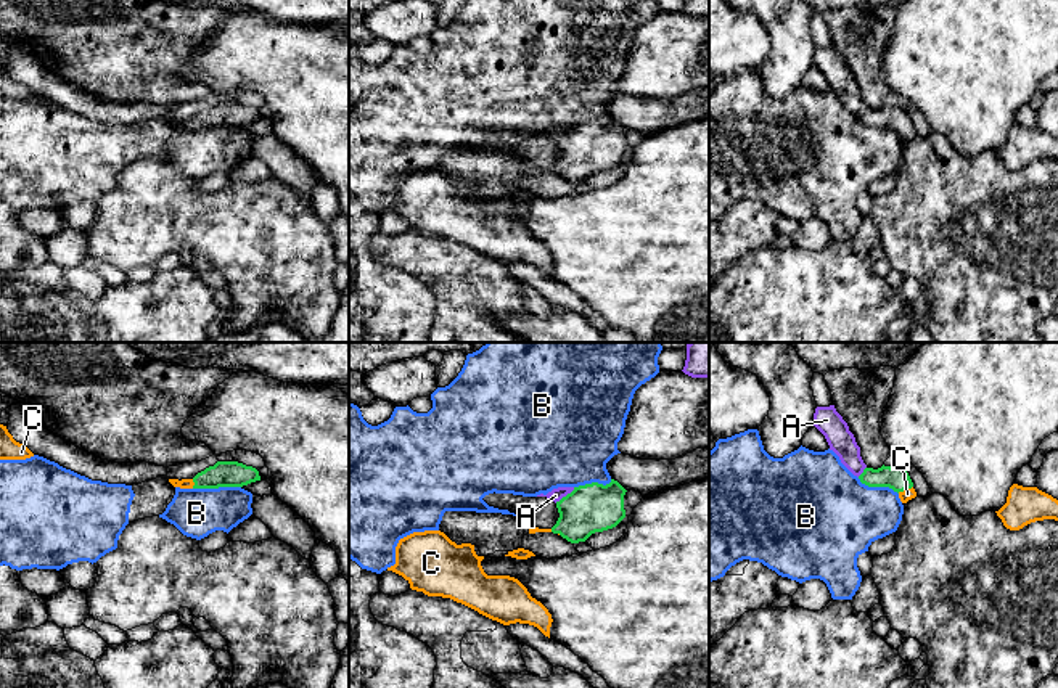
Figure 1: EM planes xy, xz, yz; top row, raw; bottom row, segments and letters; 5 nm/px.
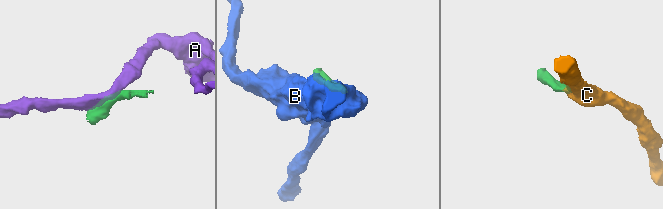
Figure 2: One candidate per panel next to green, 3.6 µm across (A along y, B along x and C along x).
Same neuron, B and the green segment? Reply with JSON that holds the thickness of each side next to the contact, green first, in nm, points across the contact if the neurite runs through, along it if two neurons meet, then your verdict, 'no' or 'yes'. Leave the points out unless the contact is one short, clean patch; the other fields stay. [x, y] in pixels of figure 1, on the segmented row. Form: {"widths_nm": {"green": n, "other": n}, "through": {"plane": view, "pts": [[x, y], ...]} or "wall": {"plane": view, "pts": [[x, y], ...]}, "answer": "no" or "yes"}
{"widths_nm": {"green": 130, "other": 240}, "wall": {"plane": "xy", "pts": [[240, 486], [193, 489]]}, "answer": "no"}

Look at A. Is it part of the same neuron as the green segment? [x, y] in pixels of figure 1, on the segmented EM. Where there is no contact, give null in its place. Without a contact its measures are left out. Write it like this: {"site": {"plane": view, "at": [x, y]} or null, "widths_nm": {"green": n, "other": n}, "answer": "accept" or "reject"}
{"site": {"plane": "xz", "at": [566, 495]}, "widths_nm": {"green": 240, "other": 70}, "answer": "reject"}

